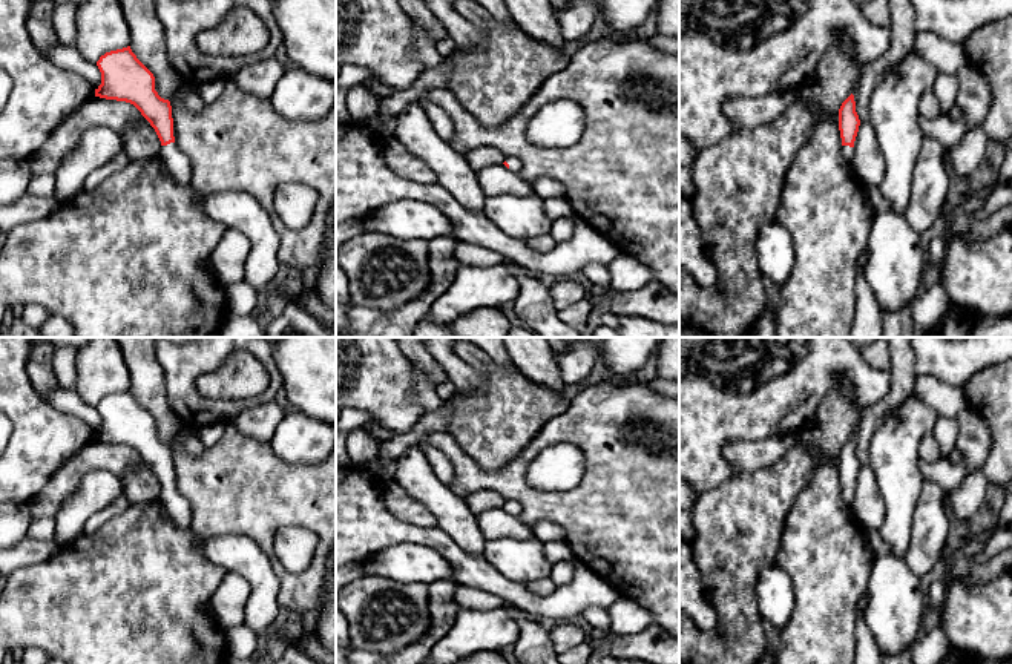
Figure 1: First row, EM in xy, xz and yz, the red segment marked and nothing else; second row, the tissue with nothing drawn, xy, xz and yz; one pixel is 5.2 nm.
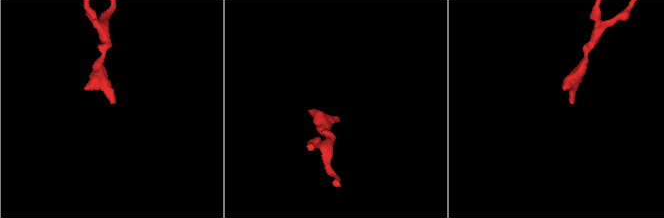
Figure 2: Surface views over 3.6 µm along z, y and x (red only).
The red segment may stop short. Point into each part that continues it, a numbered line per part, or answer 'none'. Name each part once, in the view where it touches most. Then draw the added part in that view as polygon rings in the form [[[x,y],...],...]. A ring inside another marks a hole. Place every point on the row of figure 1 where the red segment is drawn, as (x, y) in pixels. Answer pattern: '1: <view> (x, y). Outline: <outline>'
1: xy (180, 167). Outline: [[[175,143],[167,146],[161,146],[158,156],[164,161],[169,173],[179,182],[179,184],[190,184],[192,182],[192,172],[193,166],[187,156],[184,156]]]

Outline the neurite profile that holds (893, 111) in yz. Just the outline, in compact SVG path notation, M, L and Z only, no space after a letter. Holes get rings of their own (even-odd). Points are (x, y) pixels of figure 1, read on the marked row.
M909 51L874 90L868 120L883 158L885 176L879 186L895 213L905 213L911 199L914 169L923 143L918 101L937 81L937 69L917 52Z

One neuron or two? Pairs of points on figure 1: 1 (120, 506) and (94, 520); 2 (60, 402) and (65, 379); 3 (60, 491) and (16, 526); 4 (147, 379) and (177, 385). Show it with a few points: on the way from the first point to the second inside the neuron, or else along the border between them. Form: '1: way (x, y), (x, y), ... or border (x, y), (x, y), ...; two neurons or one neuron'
1: way (114, 509), (100, 517); one neuron
2: border (62, 387), (74, 390); two neurons
3: border (25, 503), (32, 519); two neurons
4: border (154, 353), (163, 373), (167, 404), (178, 416); two neurons

